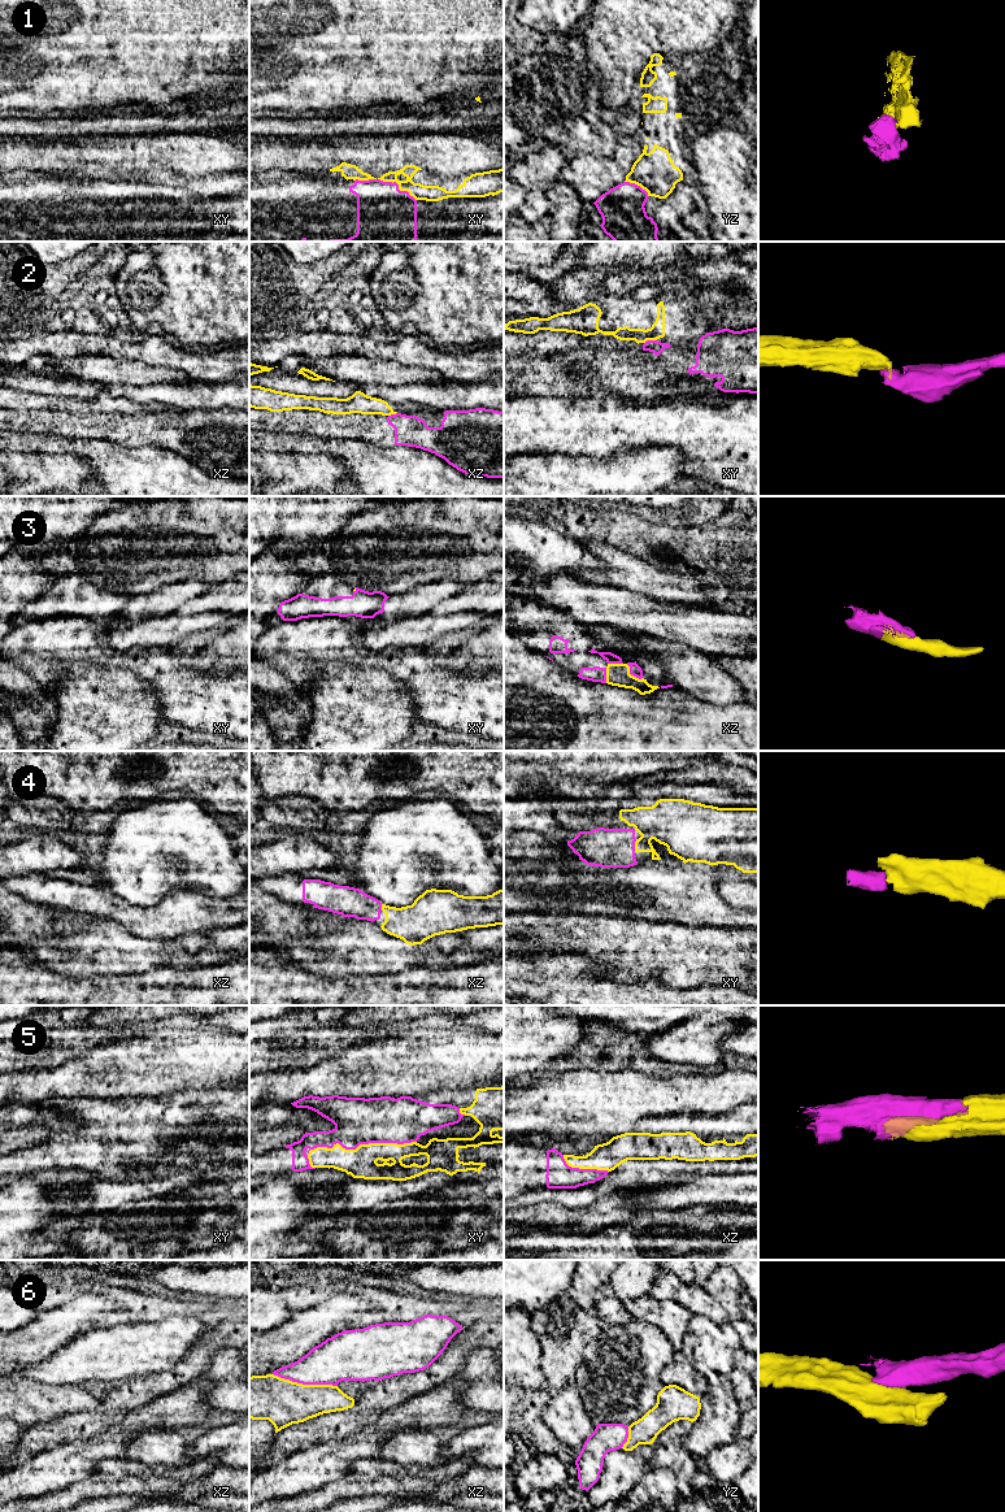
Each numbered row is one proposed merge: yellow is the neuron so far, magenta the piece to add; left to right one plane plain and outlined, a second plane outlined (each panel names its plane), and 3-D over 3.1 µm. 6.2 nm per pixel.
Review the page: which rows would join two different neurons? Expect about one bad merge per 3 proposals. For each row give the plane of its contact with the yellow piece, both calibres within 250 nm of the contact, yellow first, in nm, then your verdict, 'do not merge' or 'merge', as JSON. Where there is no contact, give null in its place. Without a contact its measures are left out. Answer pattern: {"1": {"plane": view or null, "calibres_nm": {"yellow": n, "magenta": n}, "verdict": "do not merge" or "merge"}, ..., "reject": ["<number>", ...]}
{"1": {"plane": "xy", "calibres_nm": {"yellow": 100, "magenta": 360}, "verdict": "do not merge"}, "2": {"plane": "xy", "calibres_nm": {"yellow": 90, "magenta": 80}, "verdict": "do not merge"}, "3": {"plane": "xz", "calibres_nm": {"yellow": 140, "magenta": 70}, "verdict": "merge"}, "4": {"plane": "xy", "calibres_nm": {"yellow": 280, "magenta": 240}, "verdict": "merge"}, "5": {"plane": "xy", "calibres_nm": {"yellow": 190, "magenta": 280}, "verdict": "merge"}, "6": {"plane": "xz", "calibres_nm": {"yellow": 280, "magenta": 280}, "verdict": "do not merge"}, "reject": ["1", "2", "6"]}

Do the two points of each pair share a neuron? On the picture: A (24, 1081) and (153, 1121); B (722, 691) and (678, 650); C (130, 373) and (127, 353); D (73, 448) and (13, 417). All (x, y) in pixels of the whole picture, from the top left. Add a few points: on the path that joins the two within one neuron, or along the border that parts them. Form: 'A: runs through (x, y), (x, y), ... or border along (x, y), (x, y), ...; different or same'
A: border along (70, 1095), (51, 1095), (40, 1102); different
B: runs through (712, 683), (688, 660); same
C: border along (99, 353), (118, 359), (135, 359), (159, 366); different
D: border along (13, 429), (60, 433), (69, 438); different

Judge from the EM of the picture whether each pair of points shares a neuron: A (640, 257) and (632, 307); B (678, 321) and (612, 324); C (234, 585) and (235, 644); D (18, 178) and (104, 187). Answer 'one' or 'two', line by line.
A: two
B: one
C: two
D: one

